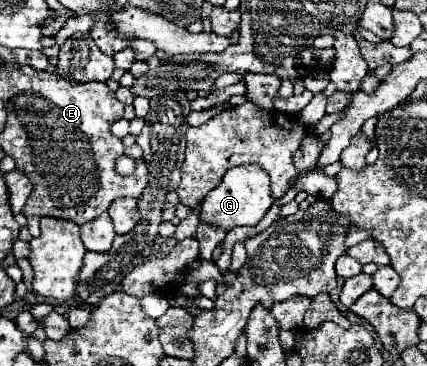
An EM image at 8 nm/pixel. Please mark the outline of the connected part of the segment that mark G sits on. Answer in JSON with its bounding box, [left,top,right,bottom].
[201,166,273,230]

